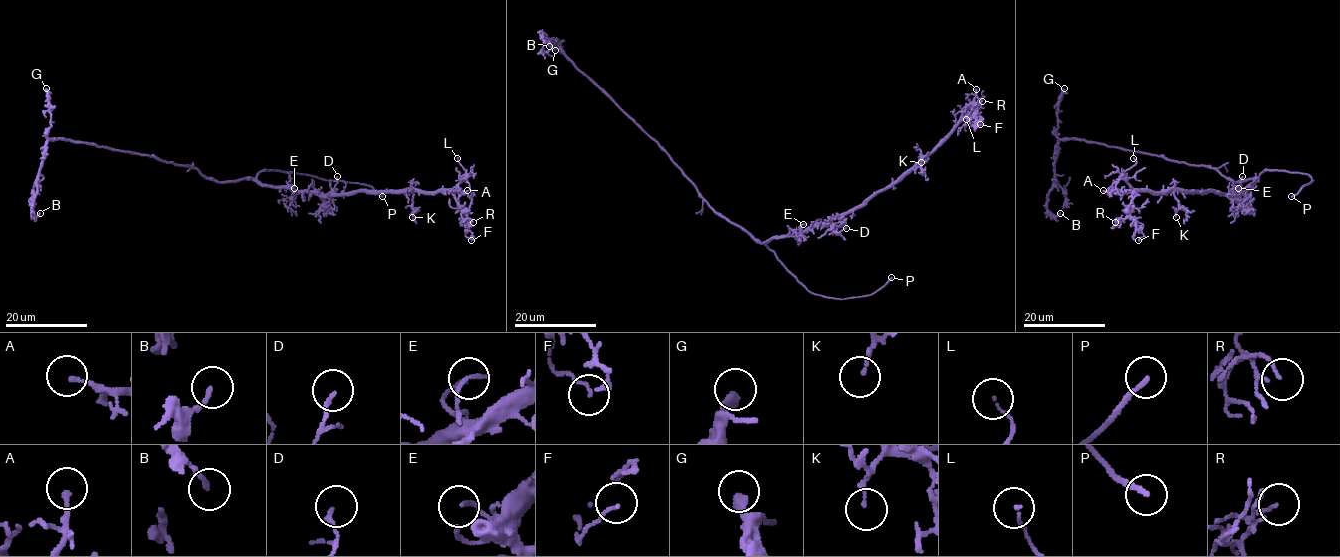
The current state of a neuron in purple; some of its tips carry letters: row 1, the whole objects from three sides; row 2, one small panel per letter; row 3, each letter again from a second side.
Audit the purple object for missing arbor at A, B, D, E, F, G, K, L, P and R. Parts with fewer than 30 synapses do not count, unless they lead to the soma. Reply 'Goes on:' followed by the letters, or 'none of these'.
Goes on: P

